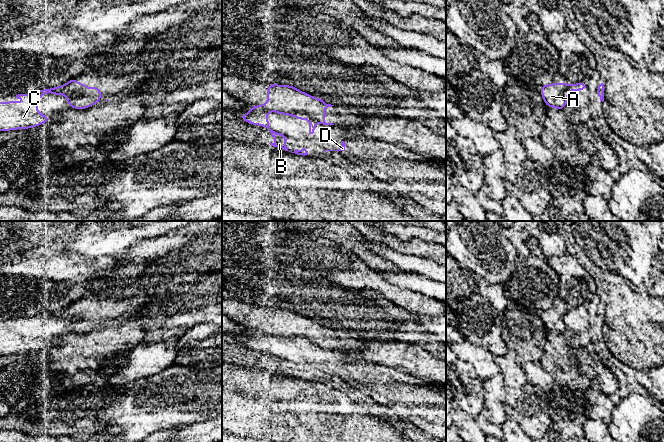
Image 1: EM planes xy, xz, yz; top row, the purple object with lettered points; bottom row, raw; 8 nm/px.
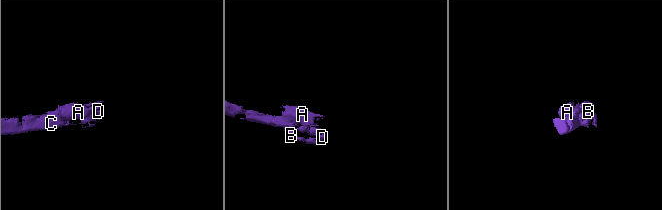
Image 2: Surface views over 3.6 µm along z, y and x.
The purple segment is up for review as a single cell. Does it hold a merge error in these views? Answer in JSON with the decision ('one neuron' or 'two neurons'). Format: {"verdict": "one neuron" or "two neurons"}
{"verdict": "two neurons"}

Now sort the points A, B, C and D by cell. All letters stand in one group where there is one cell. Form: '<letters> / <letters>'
A / B C D

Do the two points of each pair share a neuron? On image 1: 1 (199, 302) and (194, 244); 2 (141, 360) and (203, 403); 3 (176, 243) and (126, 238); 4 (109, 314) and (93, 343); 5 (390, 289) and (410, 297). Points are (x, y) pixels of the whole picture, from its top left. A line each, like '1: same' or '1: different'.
1: same
2: different
3: different
4: different
5: same

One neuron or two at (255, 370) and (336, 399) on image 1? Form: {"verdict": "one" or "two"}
{"verdict": "one"}

